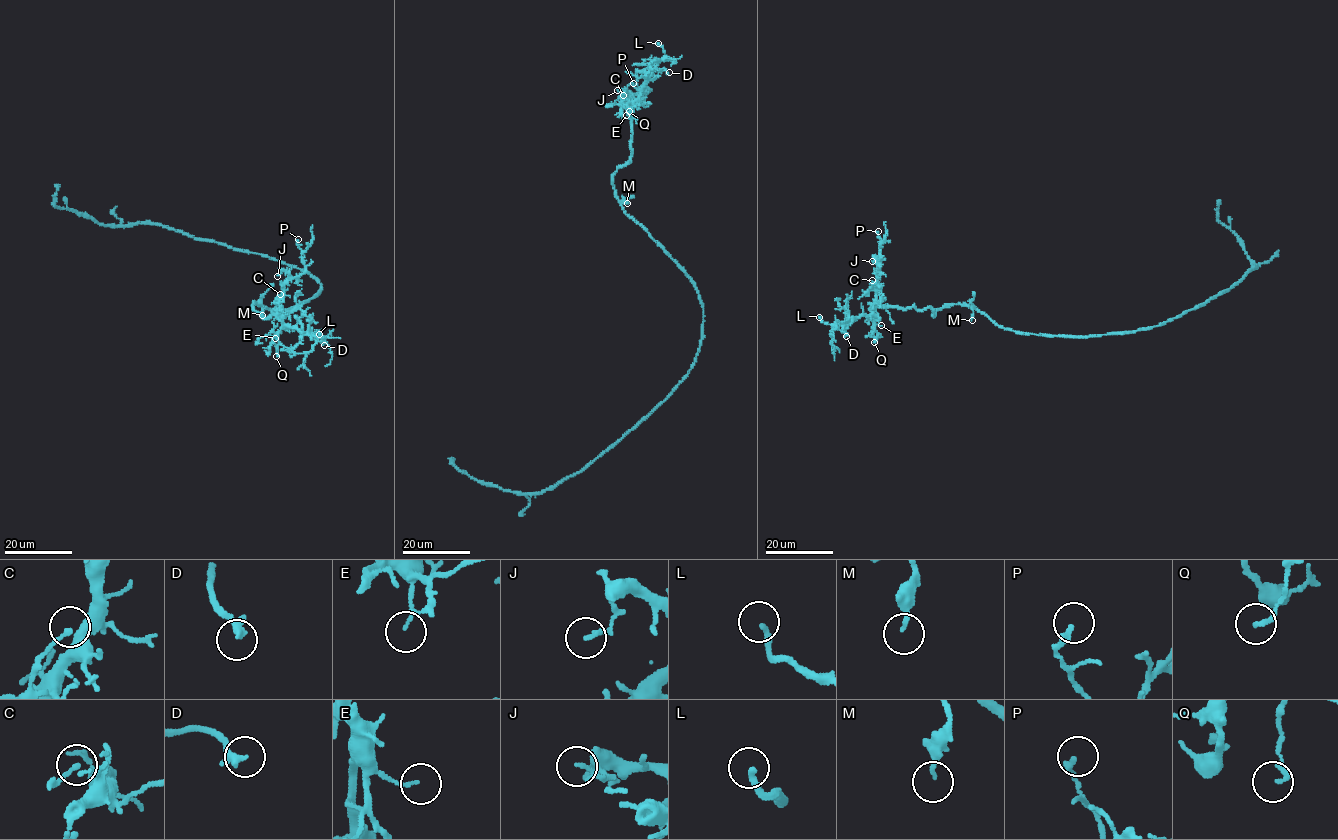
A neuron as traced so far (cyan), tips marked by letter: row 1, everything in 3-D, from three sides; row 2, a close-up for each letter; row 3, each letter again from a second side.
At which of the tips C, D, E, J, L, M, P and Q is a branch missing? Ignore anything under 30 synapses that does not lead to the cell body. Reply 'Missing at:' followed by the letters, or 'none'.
Missing at: L

